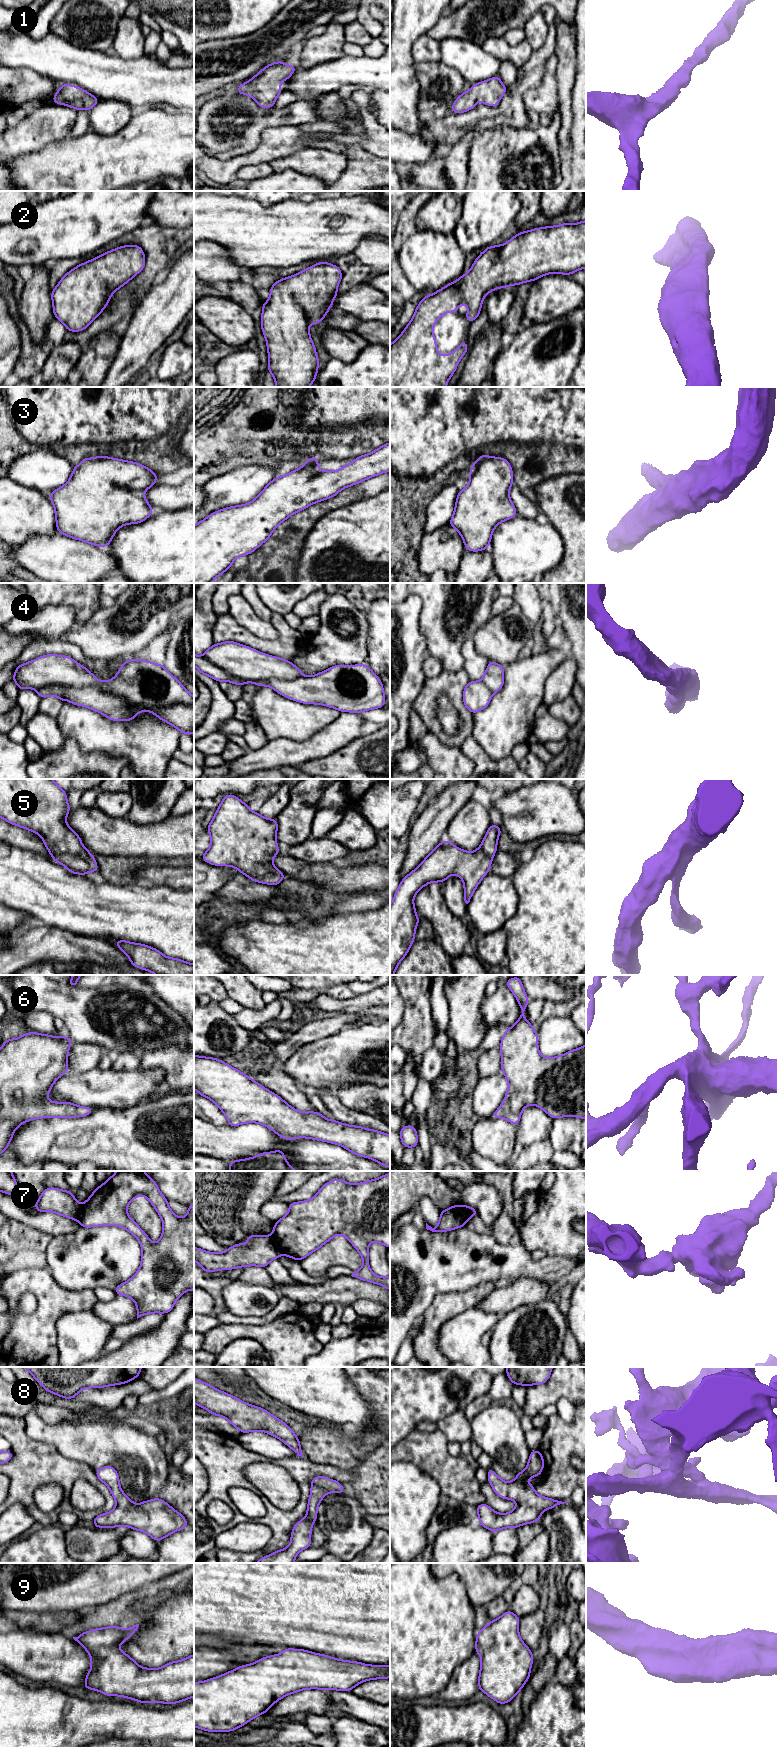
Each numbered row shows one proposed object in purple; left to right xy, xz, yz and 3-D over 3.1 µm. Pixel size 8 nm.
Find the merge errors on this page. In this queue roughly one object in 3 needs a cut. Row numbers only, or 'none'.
7

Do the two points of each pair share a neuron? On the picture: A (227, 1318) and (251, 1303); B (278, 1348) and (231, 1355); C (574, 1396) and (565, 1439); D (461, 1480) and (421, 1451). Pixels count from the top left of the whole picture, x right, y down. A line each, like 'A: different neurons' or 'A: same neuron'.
A: different neurons
B: different neurons
C: different neurons
D: same neuron

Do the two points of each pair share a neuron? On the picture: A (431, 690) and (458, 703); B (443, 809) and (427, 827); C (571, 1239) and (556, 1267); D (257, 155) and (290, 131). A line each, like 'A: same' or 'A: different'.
A: same
B: same
C: different
D: same

